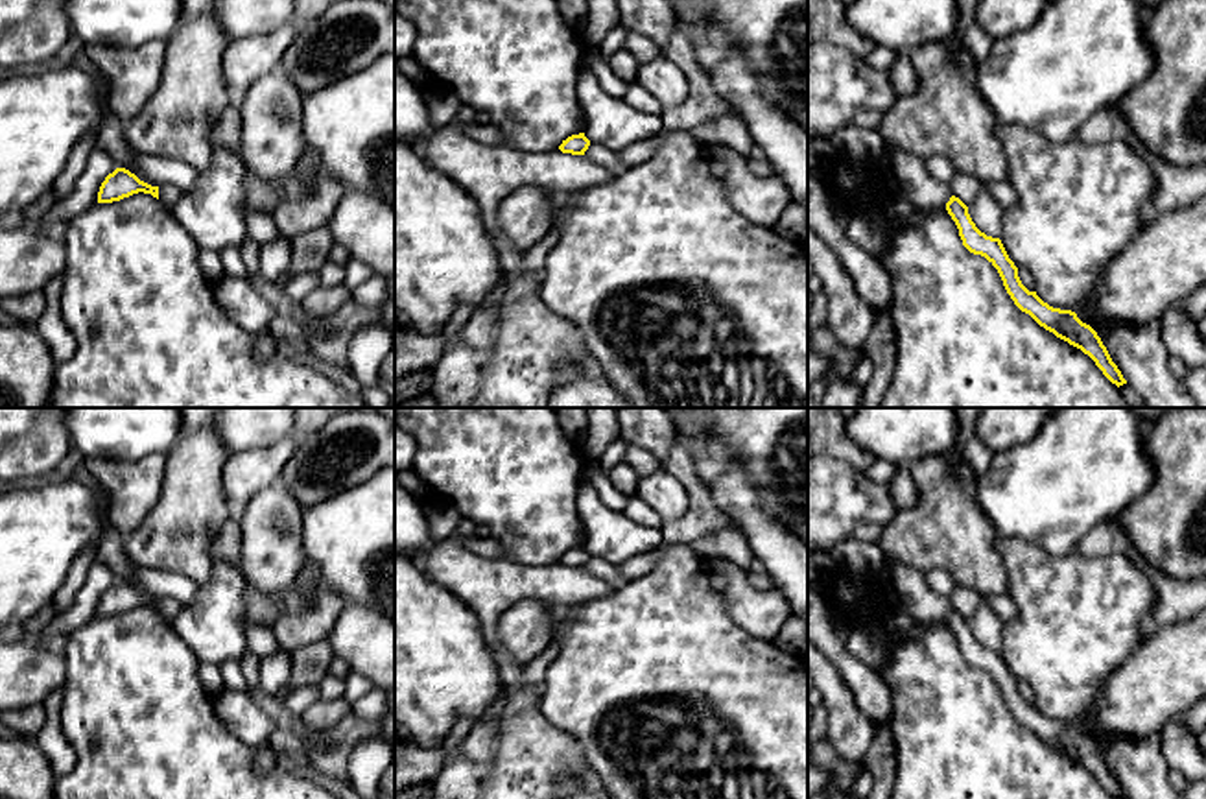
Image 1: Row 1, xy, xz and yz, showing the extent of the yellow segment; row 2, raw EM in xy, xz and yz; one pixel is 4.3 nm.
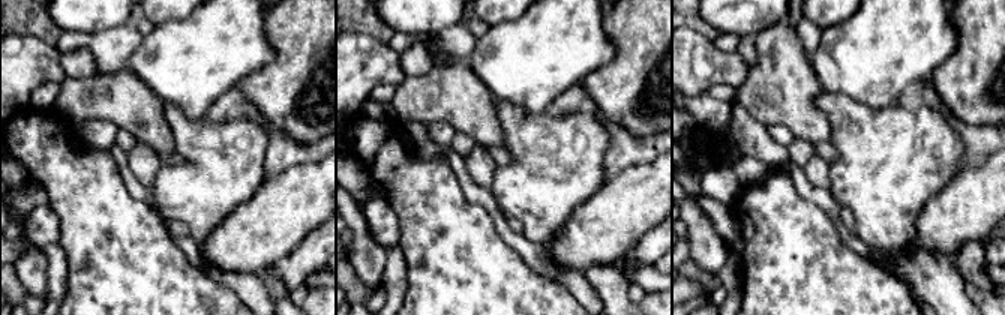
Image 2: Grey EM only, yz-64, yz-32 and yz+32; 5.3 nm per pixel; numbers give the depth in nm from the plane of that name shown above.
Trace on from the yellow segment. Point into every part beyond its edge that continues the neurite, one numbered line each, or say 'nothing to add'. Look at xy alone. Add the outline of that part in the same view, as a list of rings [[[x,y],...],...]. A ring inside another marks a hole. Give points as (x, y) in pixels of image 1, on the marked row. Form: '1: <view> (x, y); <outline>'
nothing to add

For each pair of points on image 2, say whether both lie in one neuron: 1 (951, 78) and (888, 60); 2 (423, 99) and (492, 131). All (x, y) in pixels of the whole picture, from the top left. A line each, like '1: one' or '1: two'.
1: two
2: one

